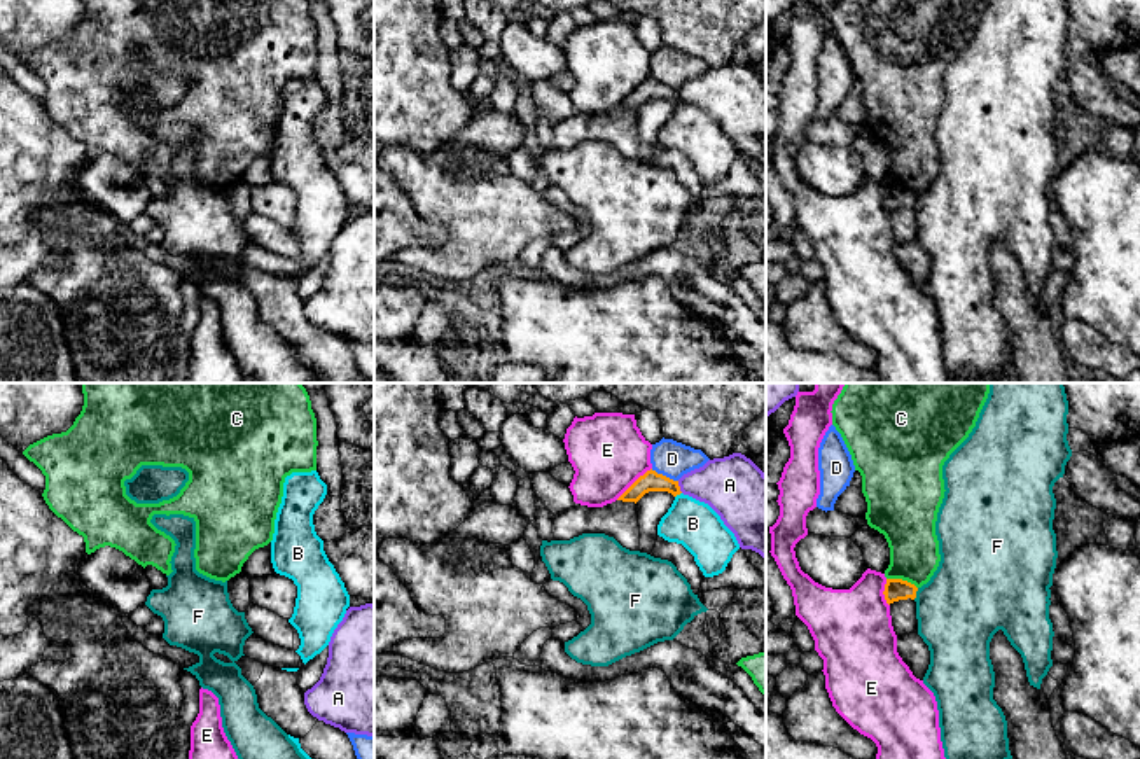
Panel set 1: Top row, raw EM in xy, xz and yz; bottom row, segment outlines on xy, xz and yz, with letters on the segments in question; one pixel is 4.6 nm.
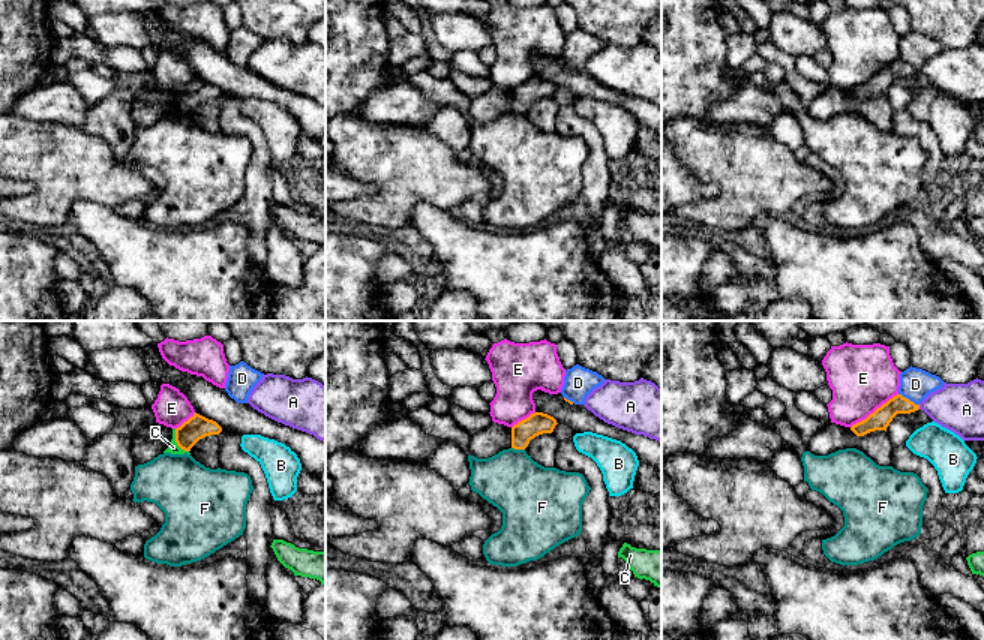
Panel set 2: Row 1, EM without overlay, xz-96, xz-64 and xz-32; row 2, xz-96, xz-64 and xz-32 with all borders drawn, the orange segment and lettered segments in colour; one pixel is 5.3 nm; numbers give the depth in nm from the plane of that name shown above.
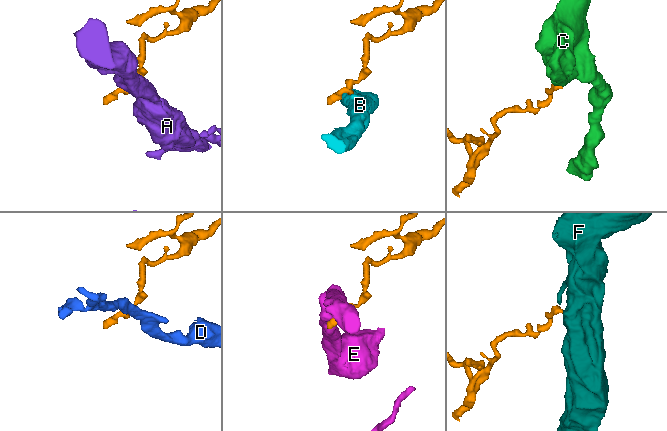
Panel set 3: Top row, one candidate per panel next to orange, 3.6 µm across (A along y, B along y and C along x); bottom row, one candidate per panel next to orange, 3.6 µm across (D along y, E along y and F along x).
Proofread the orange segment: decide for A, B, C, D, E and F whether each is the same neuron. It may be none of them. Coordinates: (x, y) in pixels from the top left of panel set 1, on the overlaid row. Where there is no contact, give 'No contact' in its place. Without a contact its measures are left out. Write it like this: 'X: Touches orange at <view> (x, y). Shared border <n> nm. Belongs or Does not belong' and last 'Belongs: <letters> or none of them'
A: Touches orange at xz (679, 487). Shared border 60 nm. Does not belong
B: Touches orange at xz (677, 494). Shared border 40 nm. Does not belong
C: Touches orange at yz (901, 579). Shared border 150 nm. Does not belong
D: Touches orange at xz (665, 476). Shared border 140 nm. Does not belong
E: Touches orange at xz (635, 481). Shared border 220 nm. Does not belong
F: Touches orange at yz (915, 593). Shared border 60 nm. Does not belong
Belongs: none of them

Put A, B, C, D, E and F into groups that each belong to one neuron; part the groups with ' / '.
A / B / C / D / E / F

